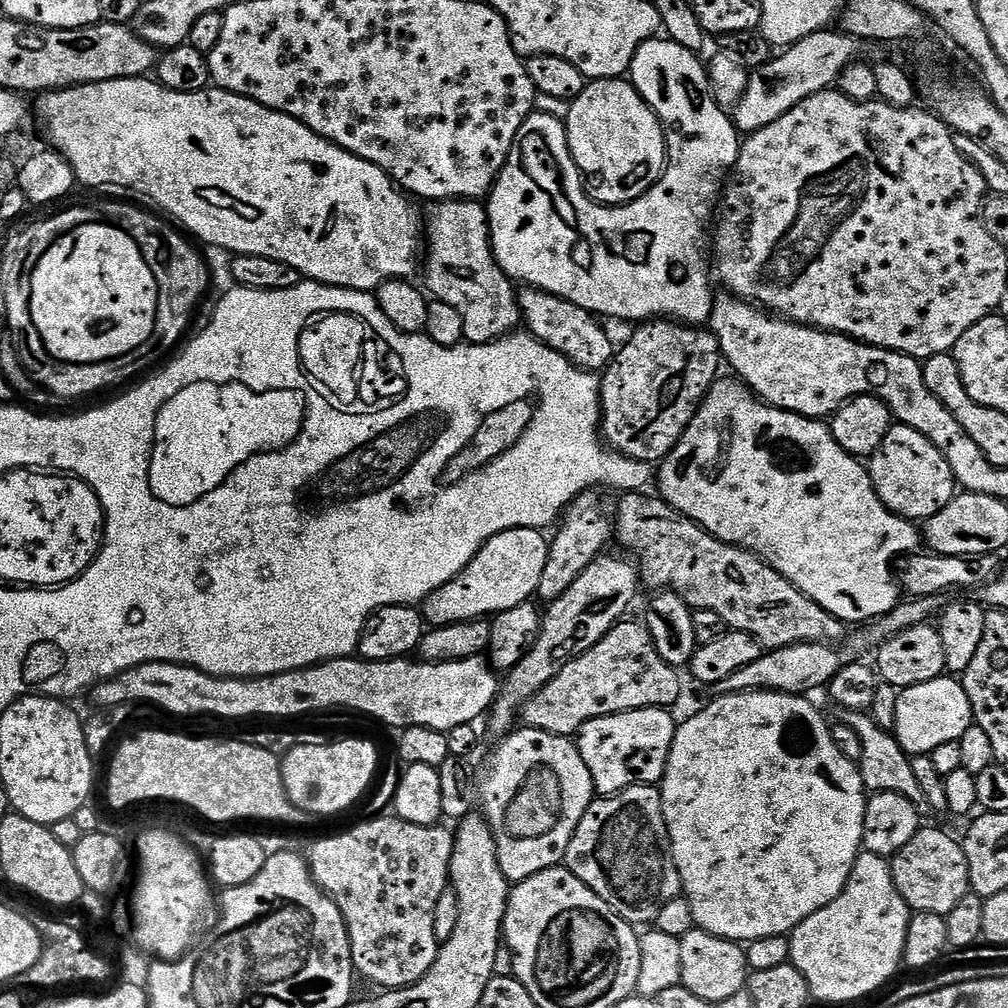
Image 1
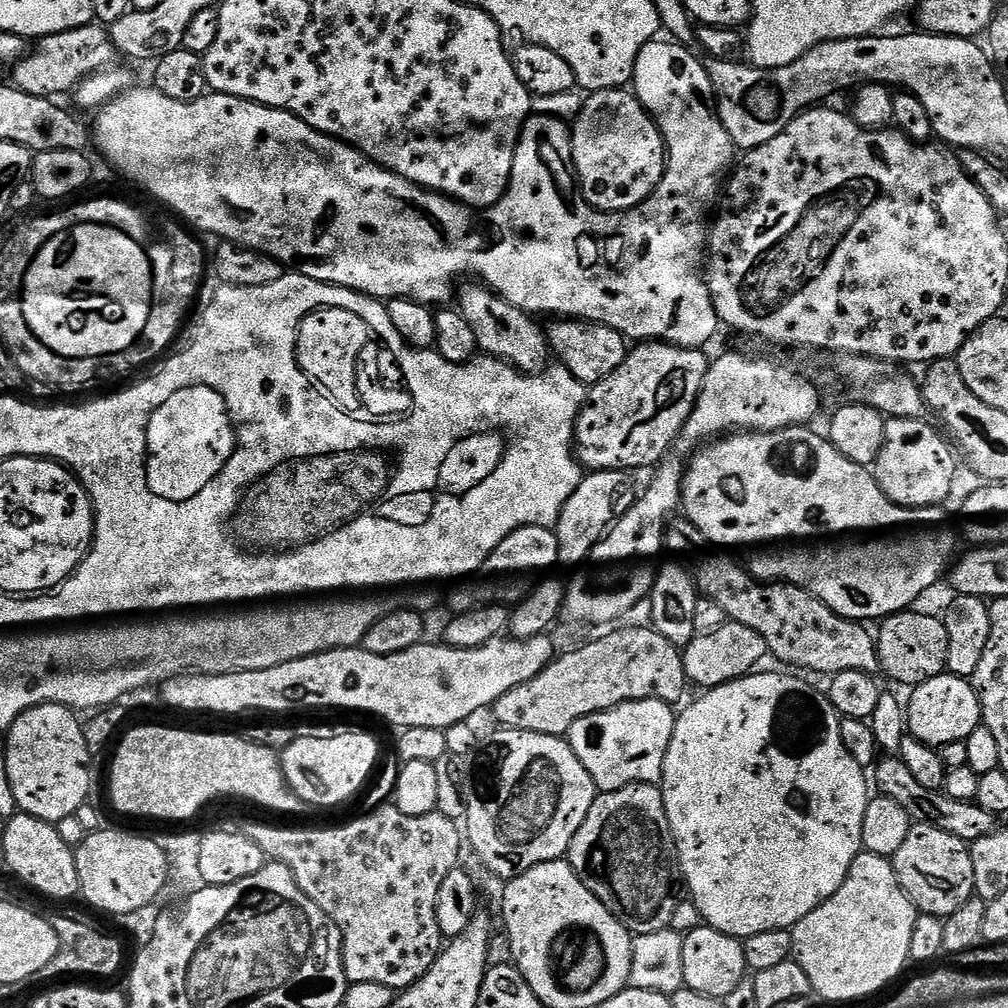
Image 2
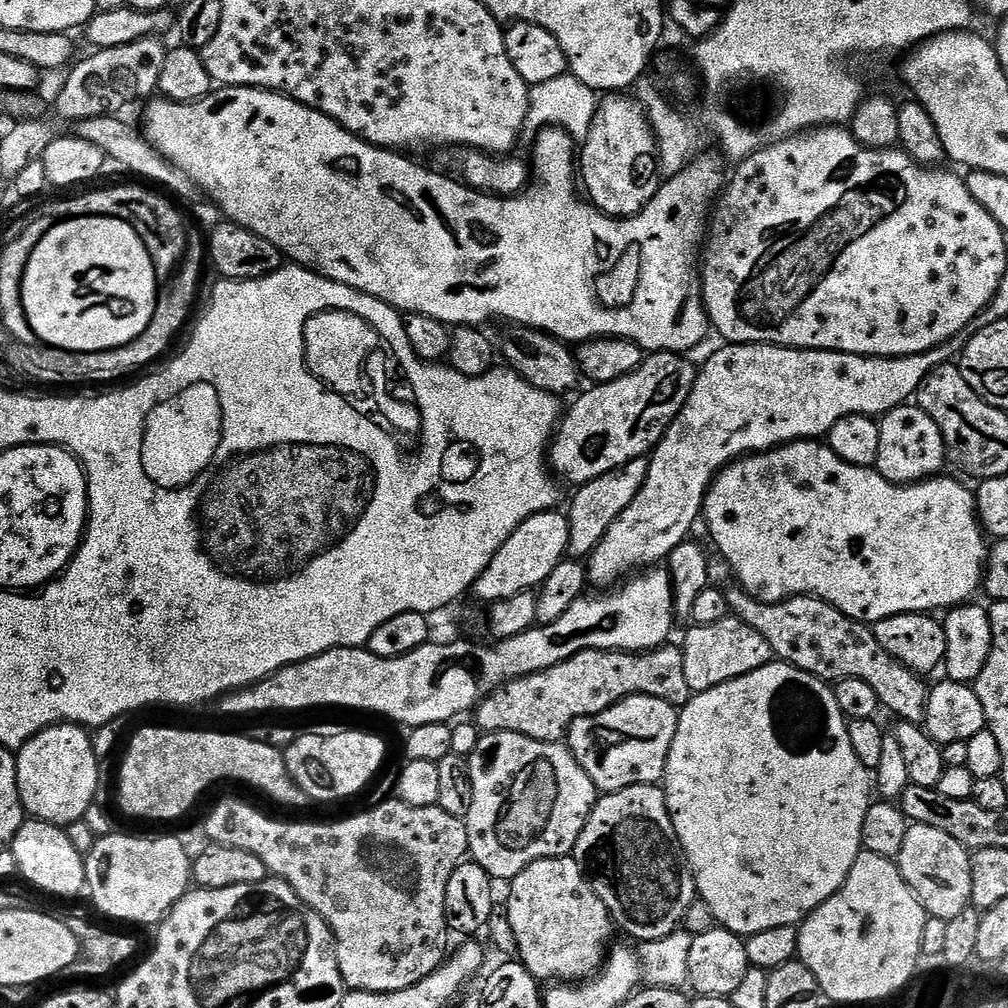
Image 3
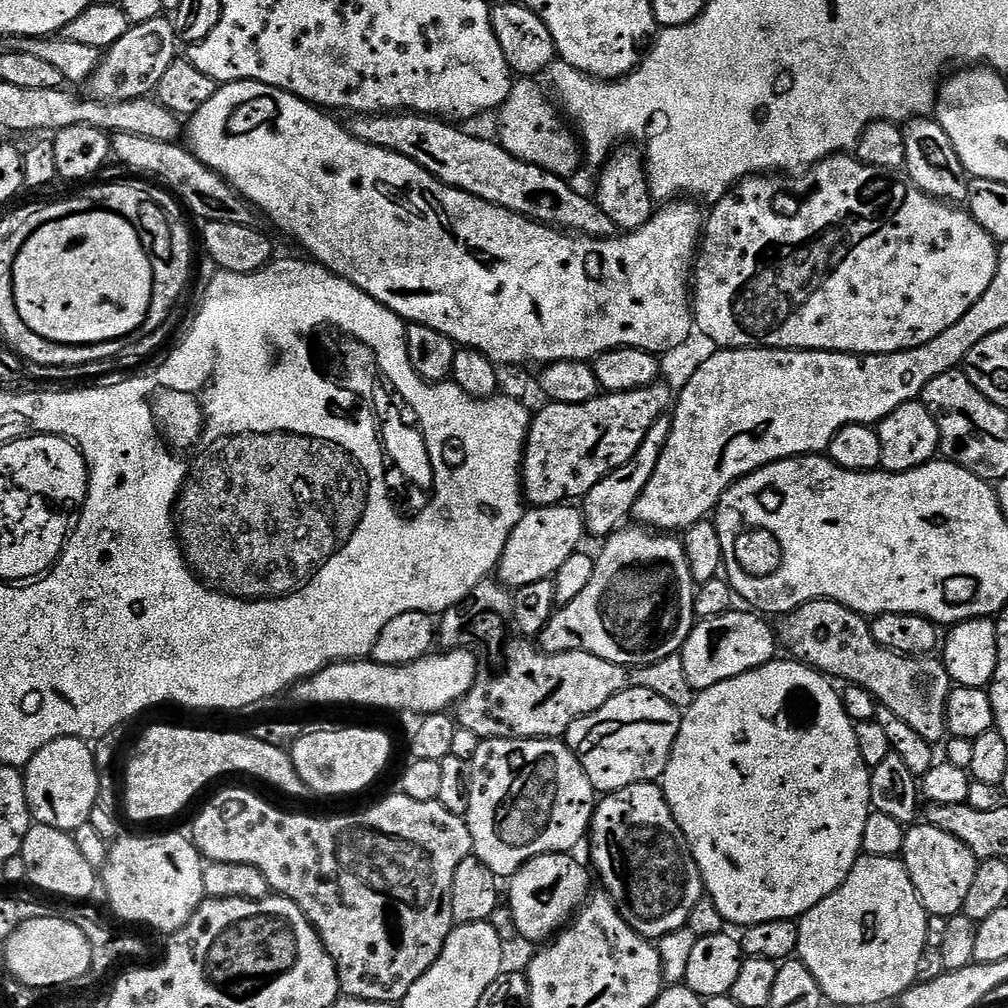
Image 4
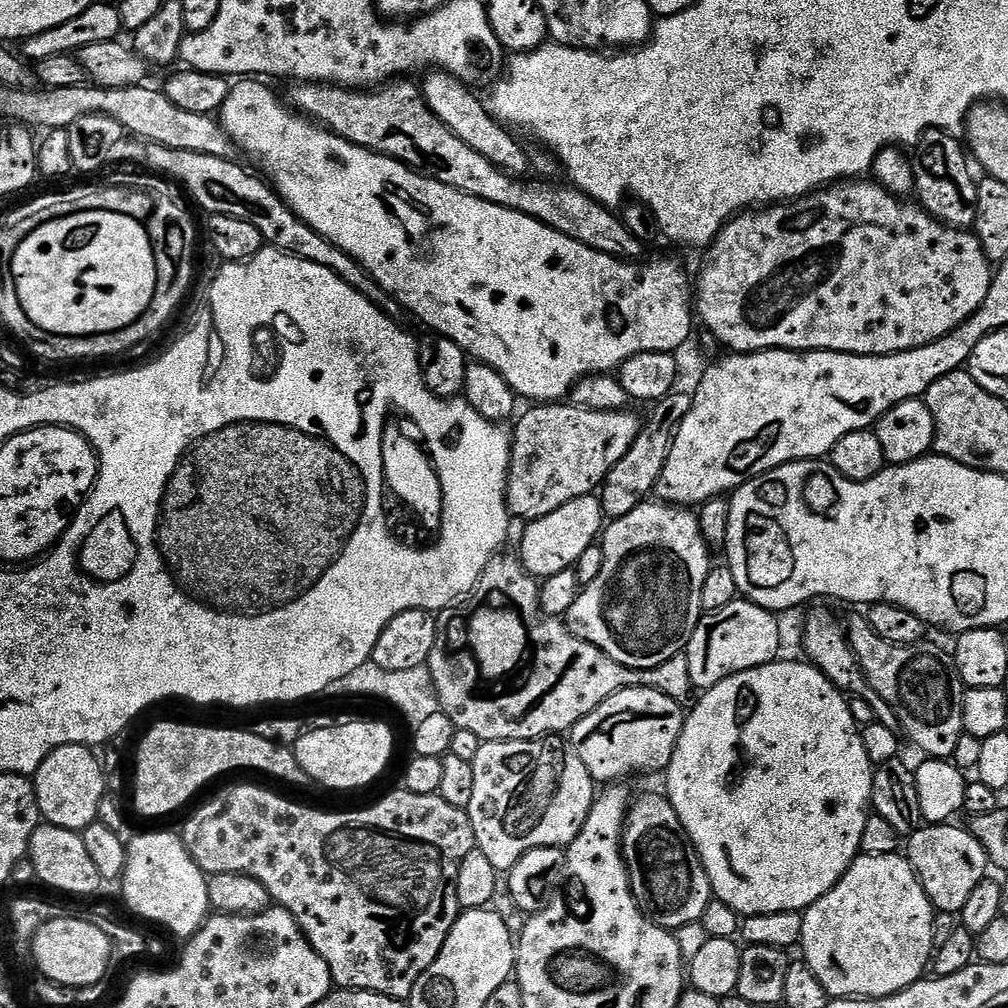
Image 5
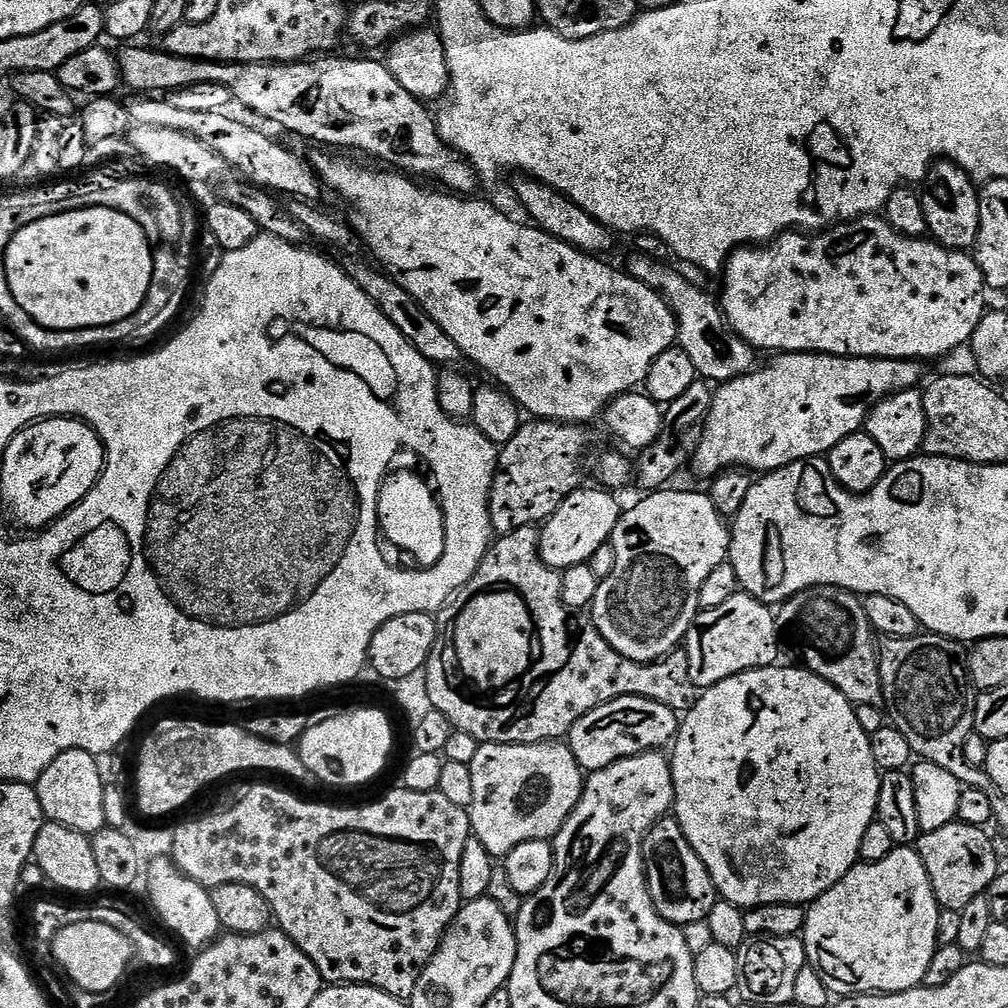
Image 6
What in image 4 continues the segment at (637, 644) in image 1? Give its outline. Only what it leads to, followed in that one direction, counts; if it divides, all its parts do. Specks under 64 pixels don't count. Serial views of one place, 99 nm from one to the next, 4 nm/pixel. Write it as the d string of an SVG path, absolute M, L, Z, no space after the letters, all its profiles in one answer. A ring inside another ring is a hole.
M519 634L508 636L504 641L496 640L492 644L492 649L488 652L488 661L479 665L476 681L472 689L461 698L454 708L454 719L459 727L472 731L473 734L478 734L478 738L482 740L547 740L549 738L564 738L567 737L570 726L578 718L594 714L594 710L598 710L602 706L606 706L606 702L610 702L610 698L614 698L618 694L622 694L631 688L645 688L654 694L658 694L662 698L666 698L666 702L673 704L675 708L686 710L696 701L698 692L697 689L690 686L690 682L686 678L686 669L682 666L682 658L680 655L674 655L666 658L657 664L645 664L642 668L629 668L622 664L614 662L606 662L602 658L598 658L589 652L546 652L543 648L537 646L531 639L525 638Z

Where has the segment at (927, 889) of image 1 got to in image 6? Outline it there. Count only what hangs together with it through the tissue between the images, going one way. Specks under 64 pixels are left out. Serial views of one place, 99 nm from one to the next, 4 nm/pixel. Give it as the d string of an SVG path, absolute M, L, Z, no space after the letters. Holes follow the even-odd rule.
M953 822L942 826L942 830L921 832L914 845L926 866L930 886L941 908L949 908L960 913L973 898L985 895L994 878L1000 875L1002 865L996 857L989 833L969 824Z

